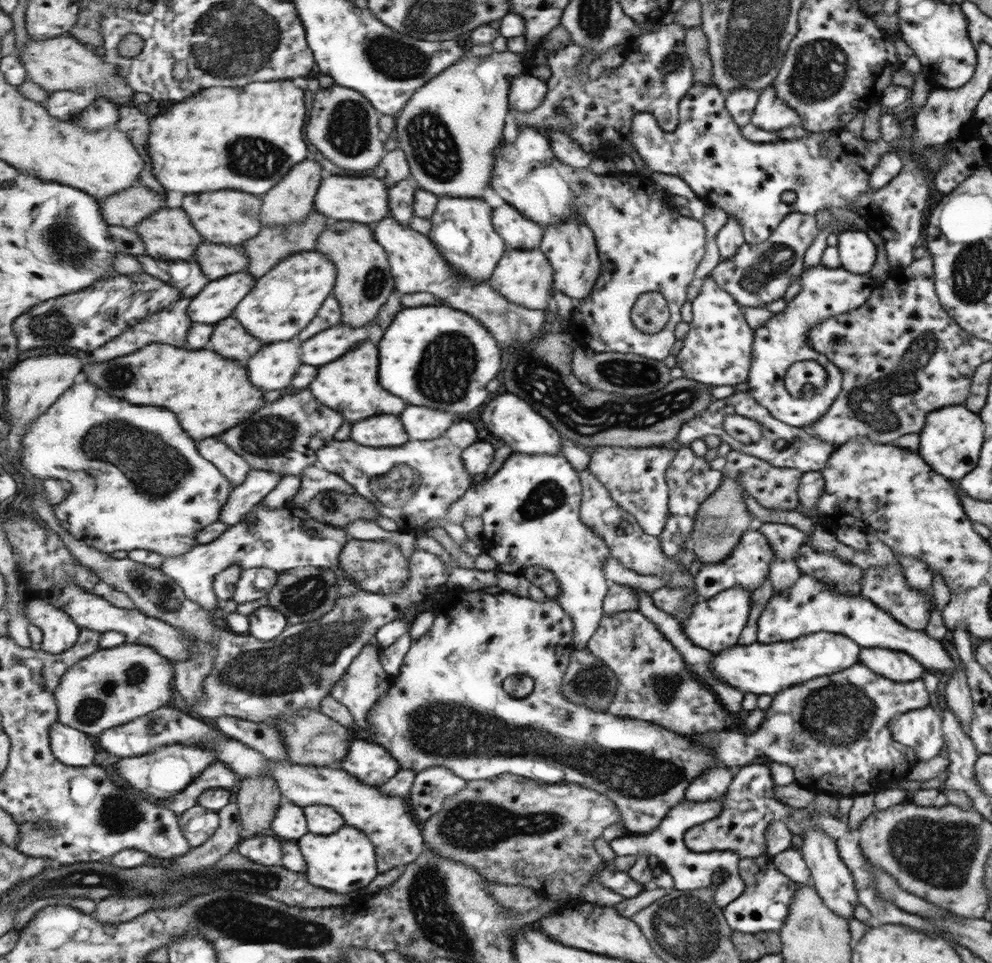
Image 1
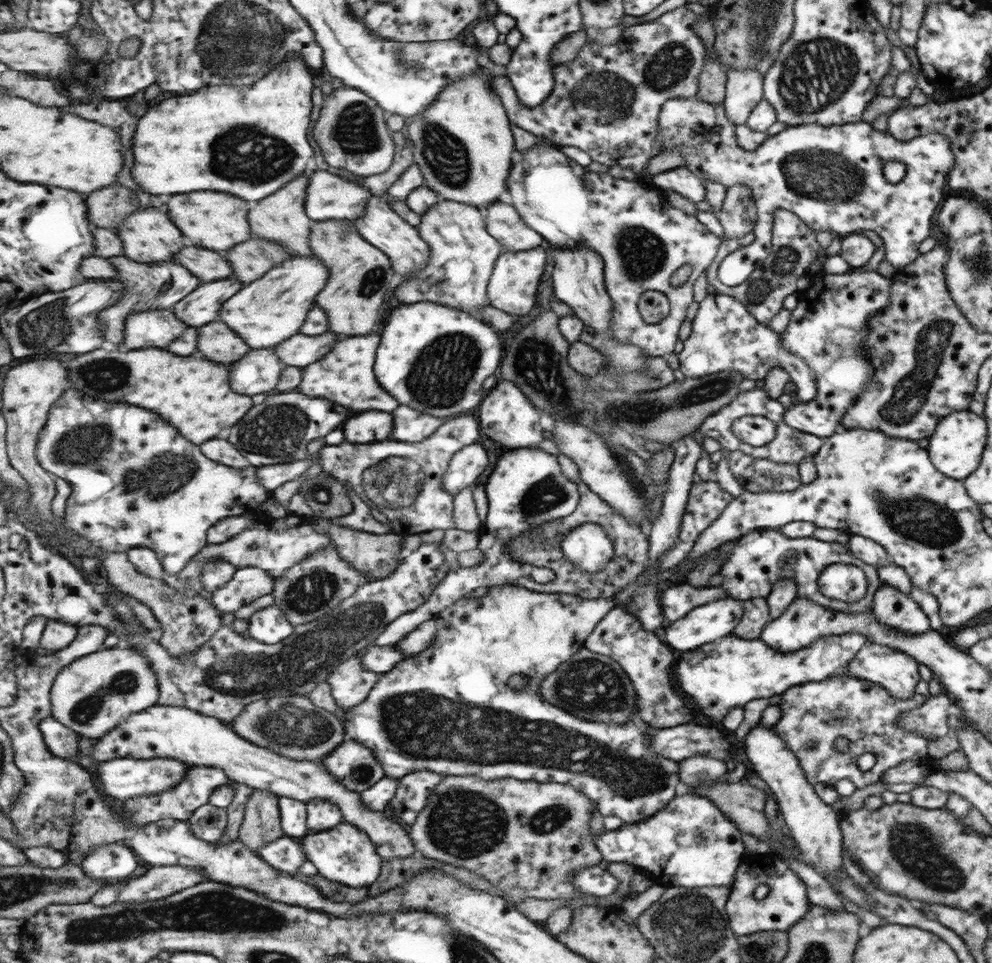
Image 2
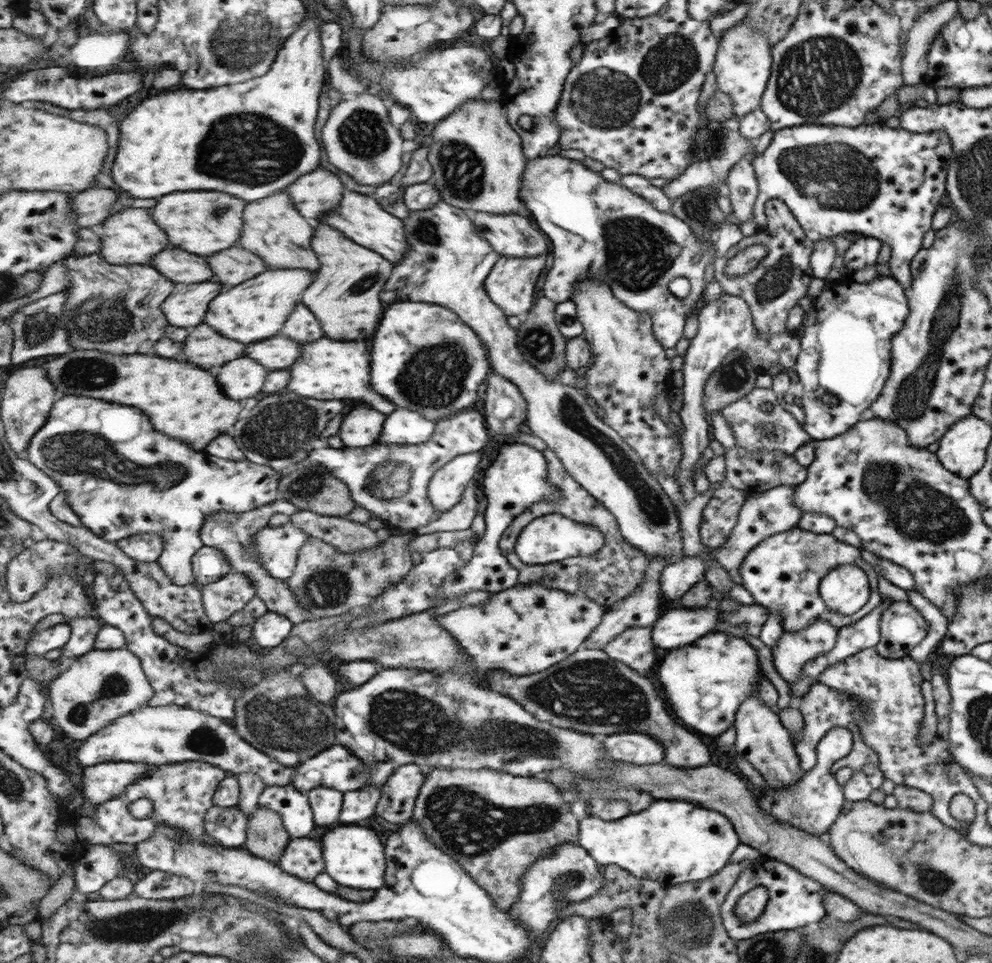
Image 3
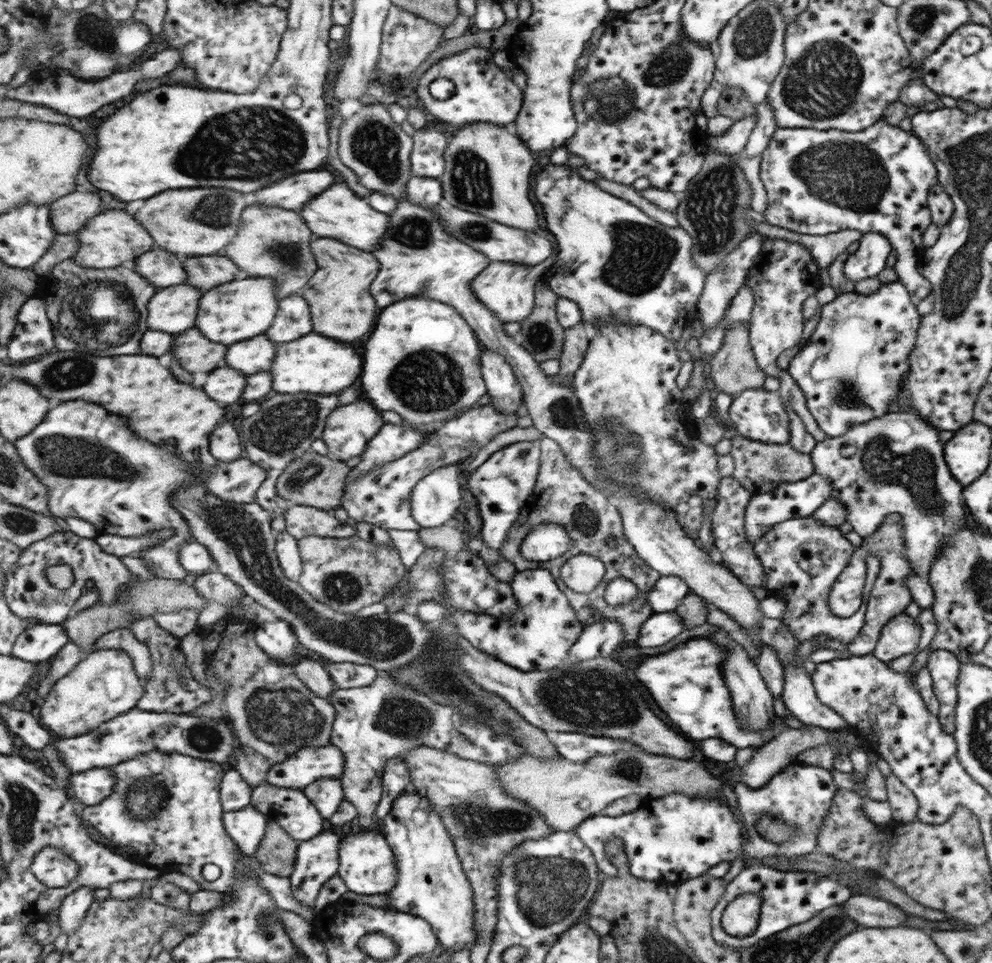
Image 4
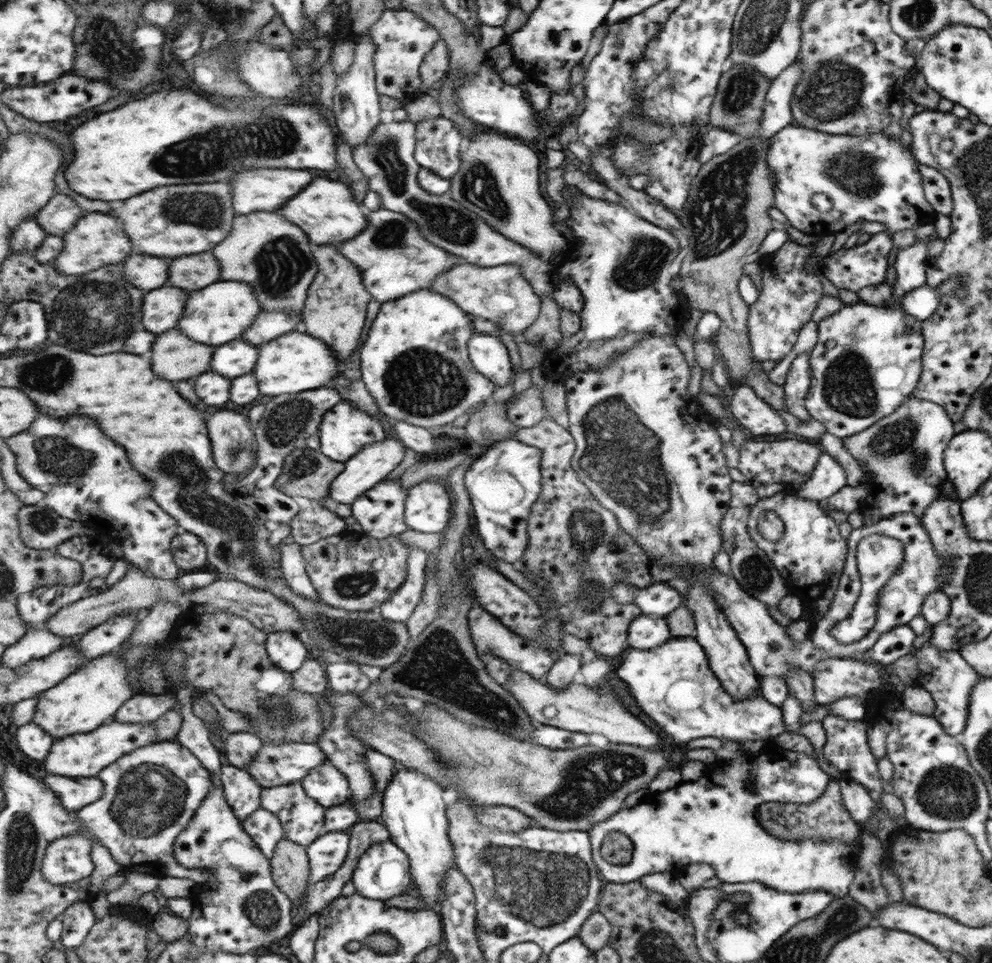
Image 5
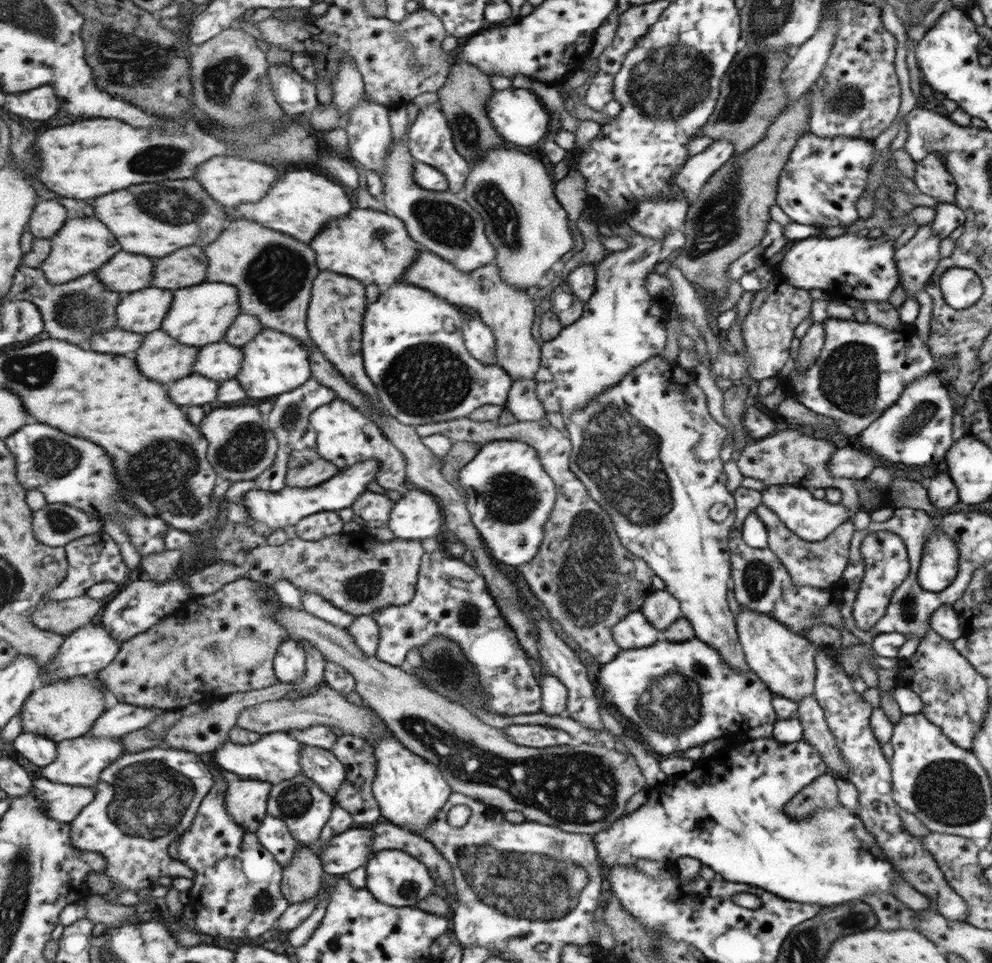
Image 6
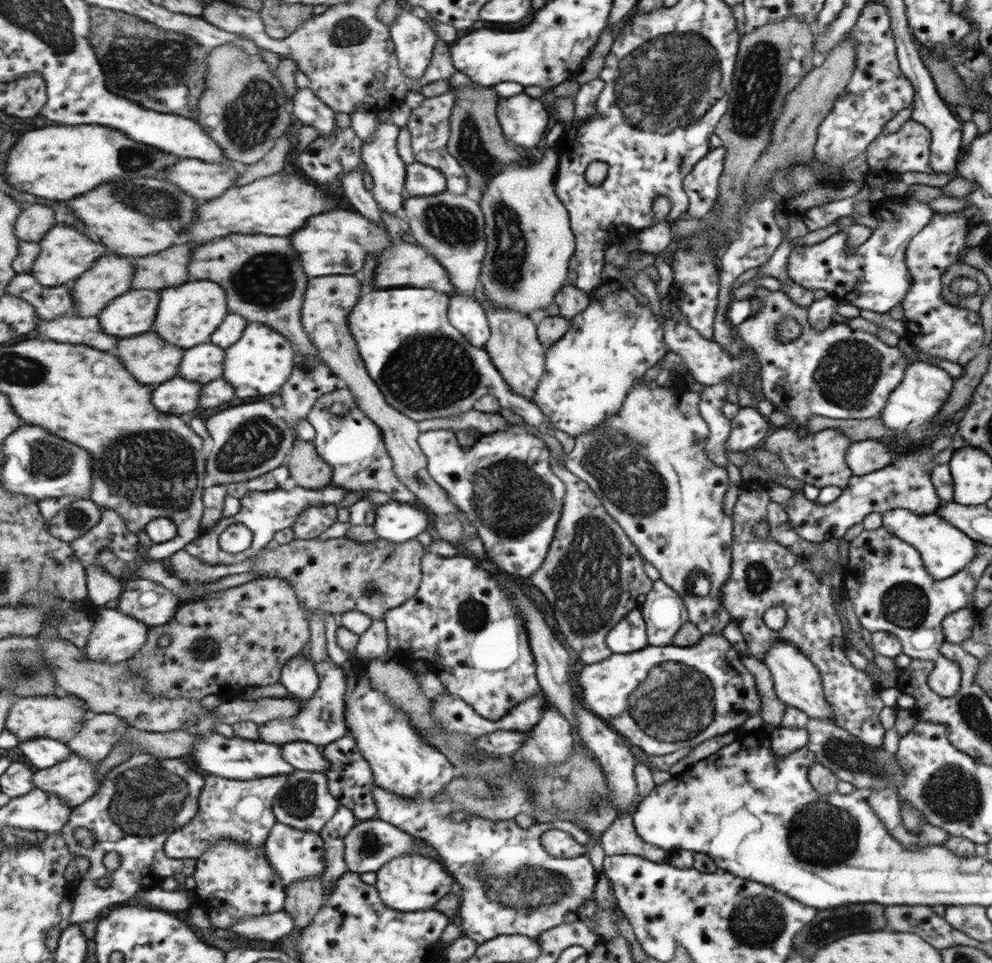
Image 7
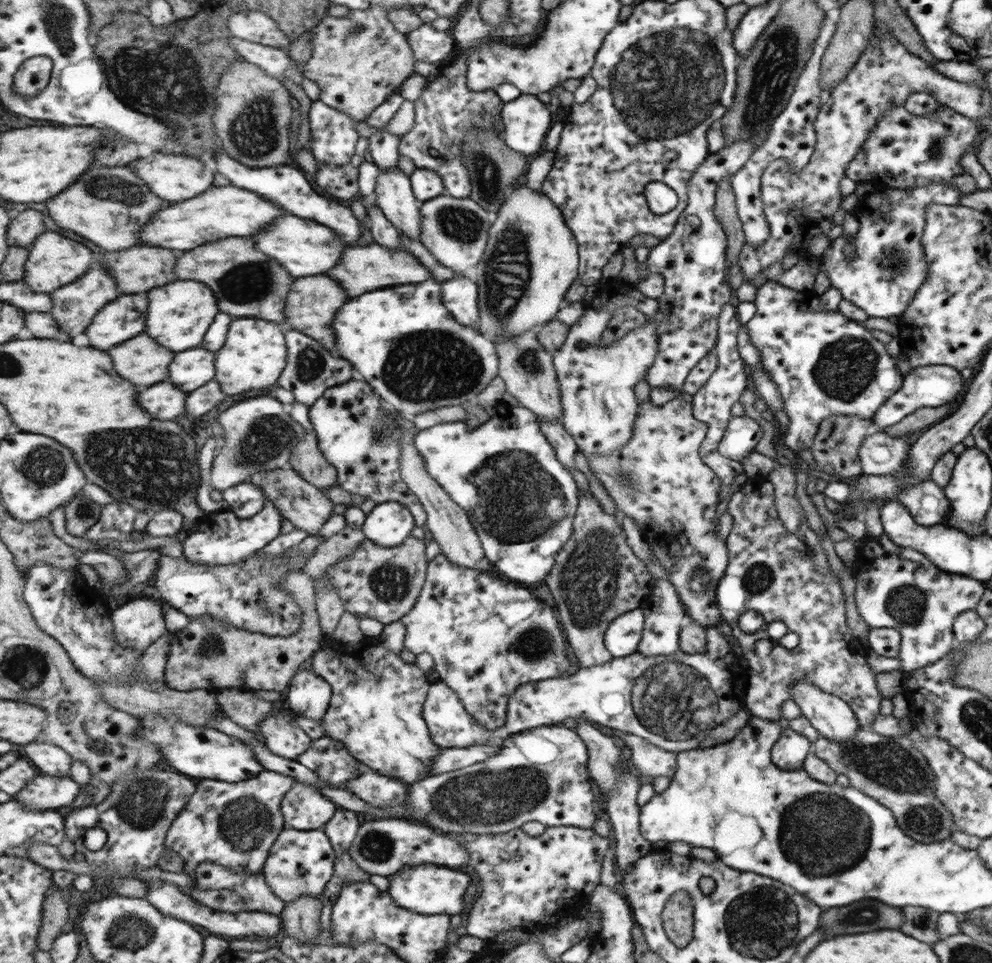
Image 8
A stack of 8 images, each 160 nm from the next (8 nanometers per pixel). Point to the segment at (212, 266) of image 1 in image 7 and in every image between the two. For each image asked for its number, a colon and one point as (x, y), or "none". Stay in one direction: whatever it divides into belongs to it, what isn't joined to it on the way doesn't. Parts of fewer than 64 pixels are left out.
2: (208, 265)
3: (179, 266)
4: (162, 269)
5: (146, 272)
6: (126, 272)
7: (112, 276)

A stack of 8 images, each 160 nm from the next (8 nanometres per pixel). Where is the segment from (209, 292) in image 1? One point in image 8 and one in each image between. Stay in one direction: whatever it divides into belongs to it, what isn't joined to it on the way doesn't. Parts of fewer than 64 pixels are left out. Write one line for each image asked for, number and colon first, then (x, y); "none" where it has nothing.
2: (203, 305)
3: (185, 308)
4: (173, 309)
5: (162, 309)
6: (143, 312)
7: (133, 313)
8: (105, 331)

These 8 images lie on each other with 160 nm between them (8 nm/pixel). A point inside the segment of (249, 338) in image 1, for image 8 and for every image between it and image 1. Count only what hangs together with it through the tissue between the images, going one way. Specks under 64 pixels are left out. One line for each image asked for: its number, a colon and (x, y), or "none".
2: (218, 342)
3: (206, 347)
4: (197, 353)
5: (175, 357)
6: (161, 357)
7: (149, 358)
8: (143, 361)

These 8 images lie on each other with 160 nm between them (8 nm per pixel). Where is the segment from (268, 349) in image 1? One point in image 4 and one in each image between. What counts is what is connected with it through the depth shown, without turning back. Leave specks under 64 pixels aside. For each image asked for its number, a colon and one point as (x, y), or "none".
2: (259, 372)
3: (243, 378)
4: (227, 385)

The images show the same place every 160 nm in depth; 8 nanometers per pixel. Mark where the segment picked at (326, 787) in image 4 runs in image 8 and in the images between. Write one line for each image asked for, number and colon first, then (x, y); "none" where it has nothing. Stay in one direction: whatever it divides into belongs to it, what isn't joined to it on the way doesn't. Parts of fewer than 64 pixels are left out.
5: (328, 785)
6: (322, 766)
7: (302, 755)
8: (284, 737)

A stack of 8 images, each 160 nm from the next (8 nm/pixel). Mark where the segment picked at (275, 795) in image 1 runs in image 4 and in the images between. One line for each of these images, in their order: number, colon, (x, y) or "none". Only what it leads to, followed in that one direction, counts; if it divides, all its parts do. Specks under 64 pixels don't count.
2: (262, 824)
3: (267, 837)
4: (278, 853)

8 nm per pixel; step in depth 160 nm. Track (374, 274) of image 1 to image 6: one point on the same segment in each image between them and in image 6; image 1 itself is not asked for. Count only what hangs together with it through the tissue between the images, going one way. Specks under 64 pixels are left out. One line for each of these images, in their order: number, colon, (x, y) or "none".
2: (358, 270)
3: (346, 294)
4: (342, 305)
5: (336, 311)
6: (337, 308)

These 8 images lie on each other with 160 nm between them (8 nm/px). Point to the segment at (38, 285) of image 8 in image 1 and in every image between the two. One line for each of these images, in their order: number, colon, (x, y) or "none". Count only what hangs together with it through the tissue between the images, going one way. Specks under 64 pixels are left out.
1: (170, 235)
2: (150, 236)
3: (132, 237)
4: (113, 238)
5: (98, 240)
6: (84, 245)
7: (66, 255)

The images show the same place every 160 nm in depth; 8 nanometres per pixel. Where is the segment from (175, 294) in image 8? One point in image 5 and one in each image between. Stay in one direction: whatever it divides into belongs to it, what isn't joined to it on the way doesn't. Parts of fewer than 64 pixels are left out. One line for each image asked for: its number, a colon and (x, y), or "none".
5: (219, 314)
6: (201, 315)
7: (189, 314)

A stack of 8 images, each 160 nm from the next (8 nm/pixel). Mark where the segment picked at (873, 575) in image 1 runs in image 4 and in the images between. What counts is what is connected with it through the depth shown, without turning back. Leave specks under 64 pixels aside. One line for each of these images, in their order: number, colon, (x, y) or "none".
2: (891, 607)
3: (902, 627)
4: (900, 636)

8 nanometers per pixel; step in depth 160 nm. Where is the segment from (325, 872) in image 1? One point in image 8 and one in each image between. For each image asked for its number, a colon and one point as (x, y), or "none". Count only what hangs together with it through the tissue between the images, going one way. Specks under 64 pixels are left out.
2: (345, 854)
3: (355, 857)
4: (368, 866)
5: (385, 871)
6: (394, 877)
7: (409, 883)
8: (426, 889)

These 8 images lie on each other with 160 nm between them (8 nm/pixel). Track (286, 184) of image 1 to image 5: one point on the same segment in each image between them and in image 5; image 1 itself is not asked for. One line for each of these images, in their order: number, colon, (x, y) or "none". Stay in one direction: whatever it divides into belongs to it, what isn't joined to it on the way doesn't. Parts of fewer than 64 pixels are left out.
2: (281, 217)
3: (275, 231)
4: (274, 243)
5: (265, 250)

